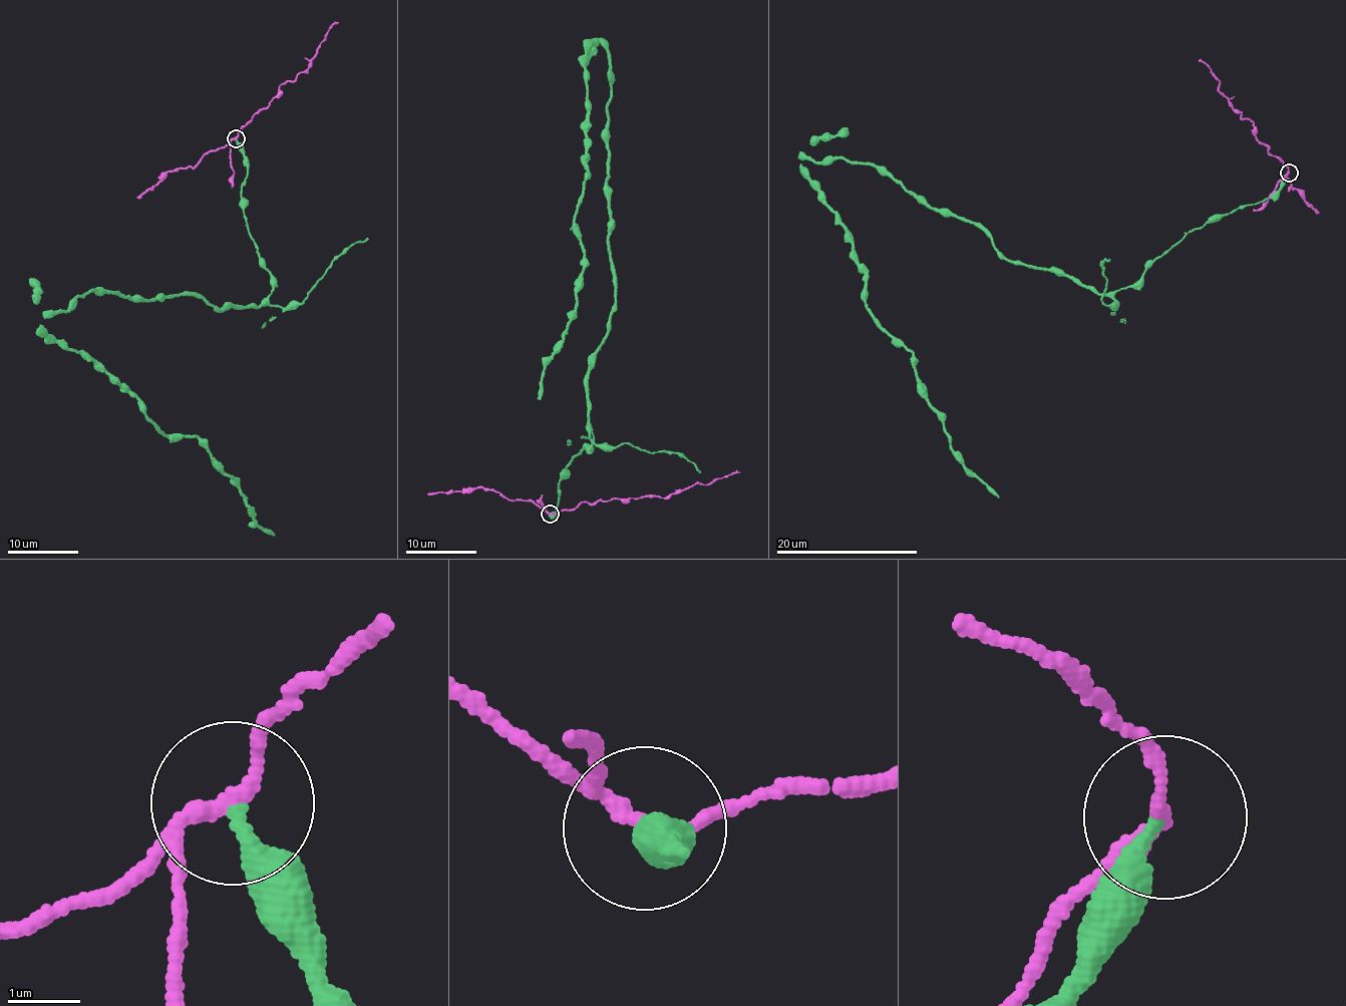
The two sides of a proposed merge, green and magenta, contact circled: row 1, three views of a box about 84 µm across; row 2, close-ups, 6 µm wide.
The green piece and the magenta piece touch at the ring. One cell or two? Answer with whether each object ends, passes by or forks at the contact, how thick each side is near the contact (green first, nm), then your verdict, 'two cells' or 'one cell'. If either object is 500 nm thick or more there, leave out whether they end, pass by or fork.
green ends there; magenta forks there; 280 nm thick on the green side, 150 nm on the other; two cells

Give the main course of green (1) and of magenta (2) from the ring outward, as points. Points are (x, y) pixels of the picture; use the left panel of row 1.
1: (235, 137), (264, 303), (93, 291), (41, 325), (163, 433), (194, 436), (274, 535)
2: (235, 137), (252, 116), (269, 105), (283, 83), (306, 70), (320, 42), (334, 23), (338, 22)

